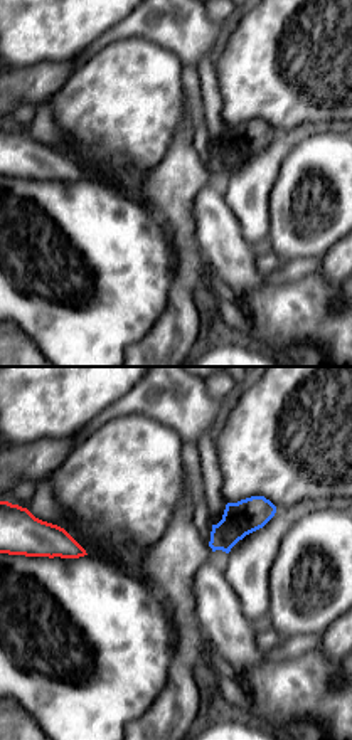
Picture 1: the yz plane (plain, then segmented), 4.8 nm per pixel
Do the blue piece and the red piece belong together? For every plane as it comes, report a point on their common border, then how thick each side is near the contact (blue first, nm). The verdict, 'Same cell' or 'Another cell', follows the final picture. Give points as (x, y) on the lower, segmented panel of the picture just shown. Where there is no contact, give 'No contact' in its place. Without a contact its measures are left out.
No contact

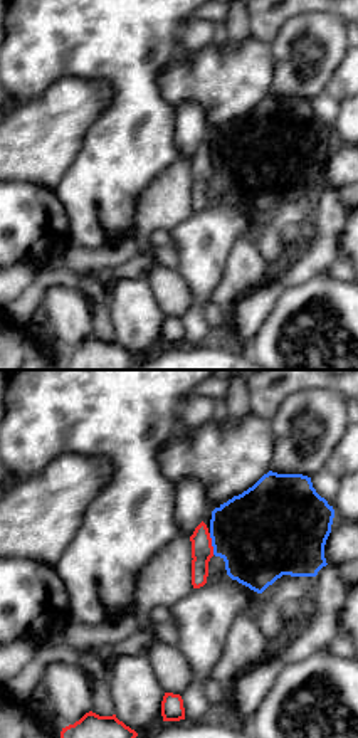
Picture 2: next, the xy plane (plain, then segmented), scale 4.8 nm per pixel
Touches blue at (212, 543). Thickness 440 nm (blue) against 110 nm

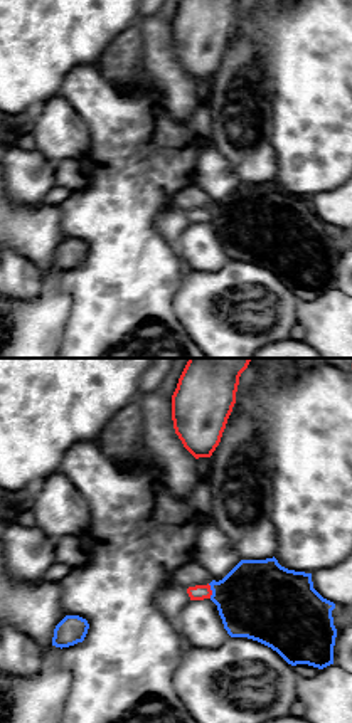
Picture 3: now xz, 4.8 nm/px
Touches blue at (211, 589). Thickness 380 nm (blue) against 80 nm

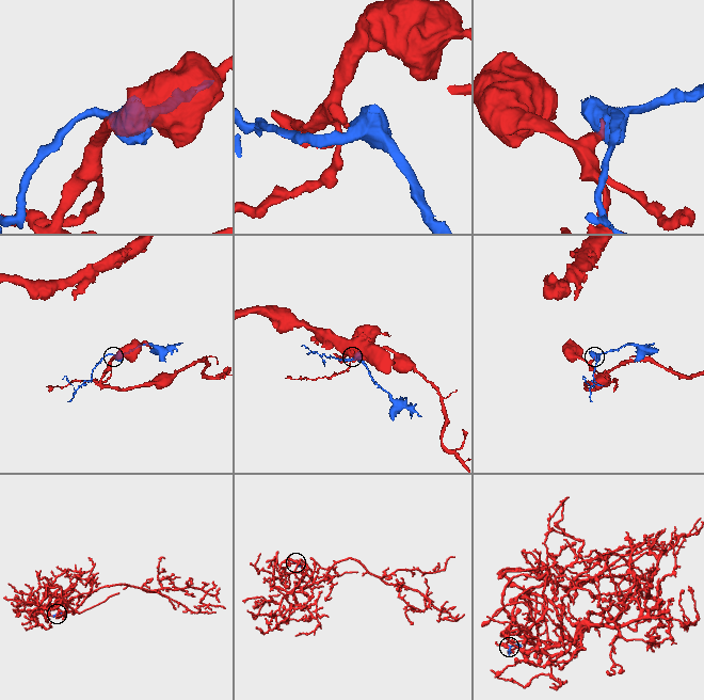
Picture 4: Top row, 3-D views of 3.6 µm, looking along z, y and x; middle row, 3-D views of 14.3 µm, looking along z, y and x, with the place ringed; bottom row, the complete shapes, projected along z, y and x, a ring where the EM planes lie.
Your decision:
Another cell

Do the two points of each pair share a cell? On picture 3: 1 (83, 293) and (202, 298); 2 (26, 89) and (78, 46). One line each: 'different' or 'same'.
1: different
2: same

